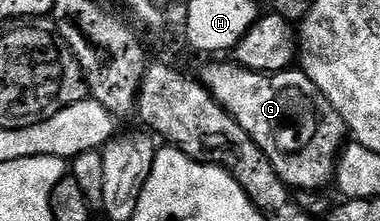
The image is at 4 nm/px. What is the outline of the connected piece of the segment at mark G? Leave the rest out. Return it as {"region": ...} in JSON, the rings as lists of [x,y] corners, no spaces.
{"region":[[[232,60],[206,61],[209,62],[199,72],[205,88],[234,117],[239,127],[251,135],[267,159],[271,159],[281,180],[294,190],[324,190],[325,184],[334,180],[337,159],[347,133],[330,105],[320,100],[309,105],[309,76],[297,67],[281,73],[256,73]]]}

